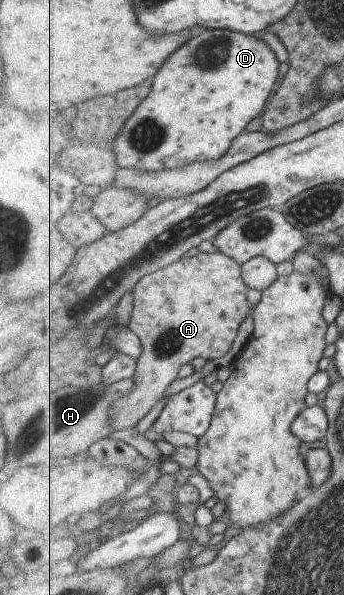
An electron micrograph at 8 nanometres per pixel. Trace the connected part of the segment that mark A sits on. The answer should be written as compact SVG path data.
M223 251L200 252L197 256L184 257L174 265L149 274L139 282L134 290L134 314L130 327L142 340L143 354L139 359L133 391L118 402L113 402L109 420L113 432L136 428L142 418L146 418L156 408L168 386L180 376L180 368L184 364L191 363L198 356L206 360L220 360L230 352L234 340L238 338L242 322L254 311L248 298L250 289L243 277L243 265Z

